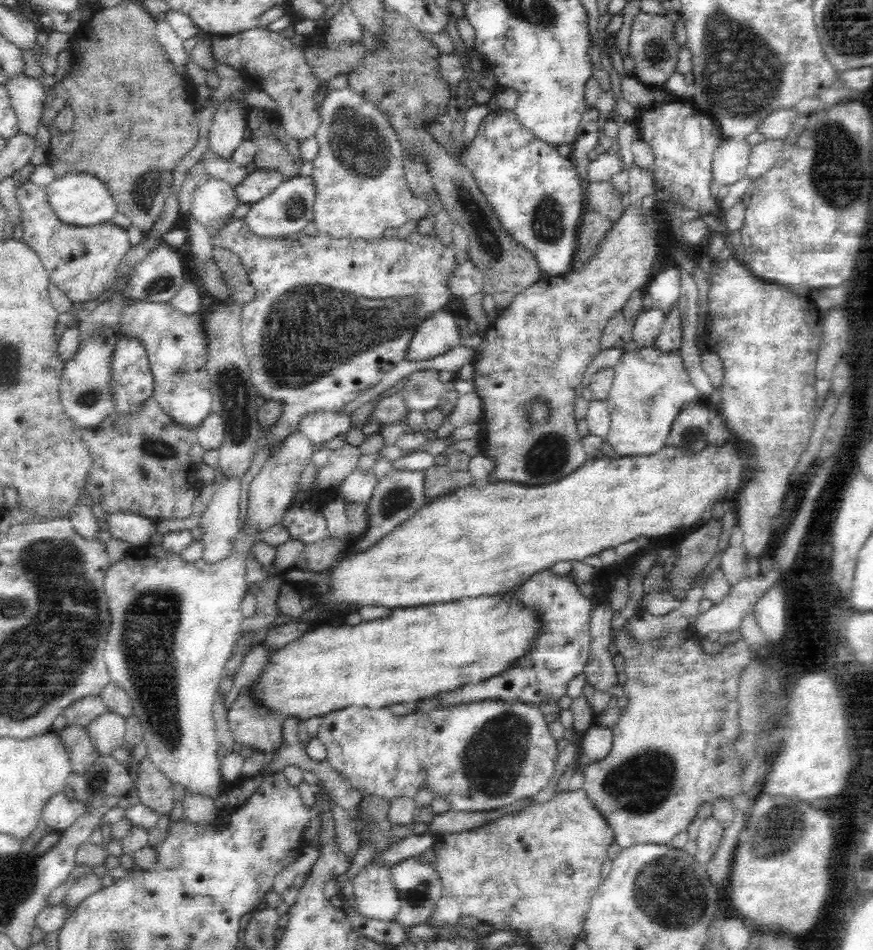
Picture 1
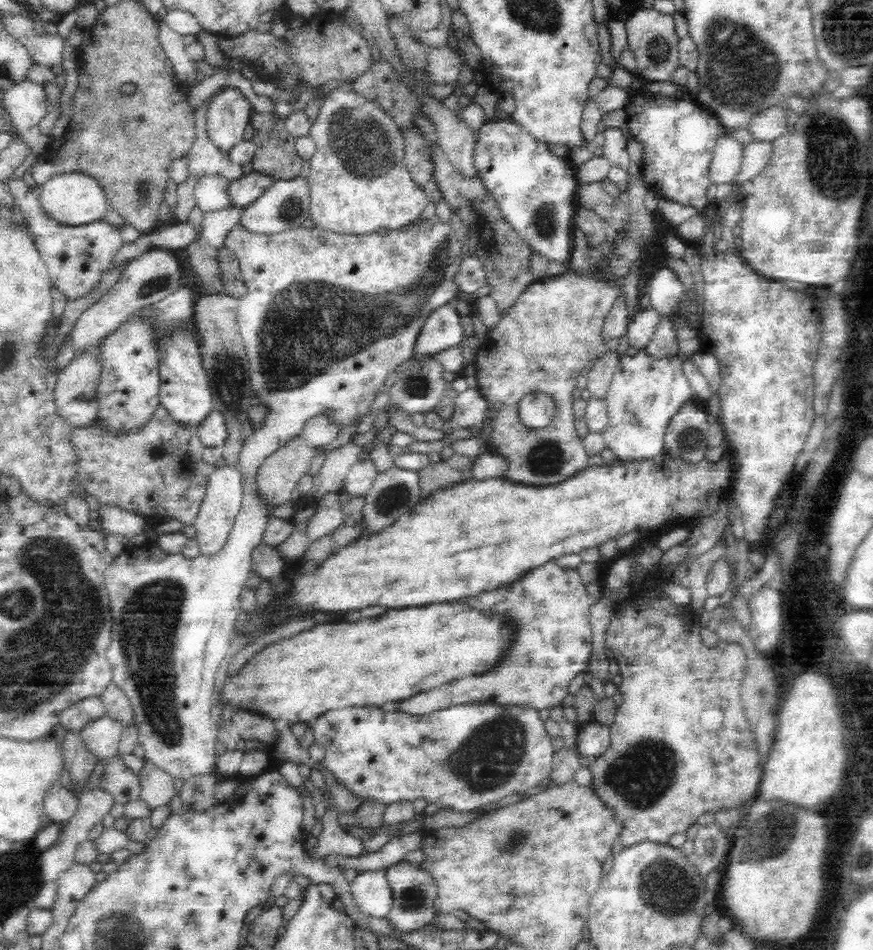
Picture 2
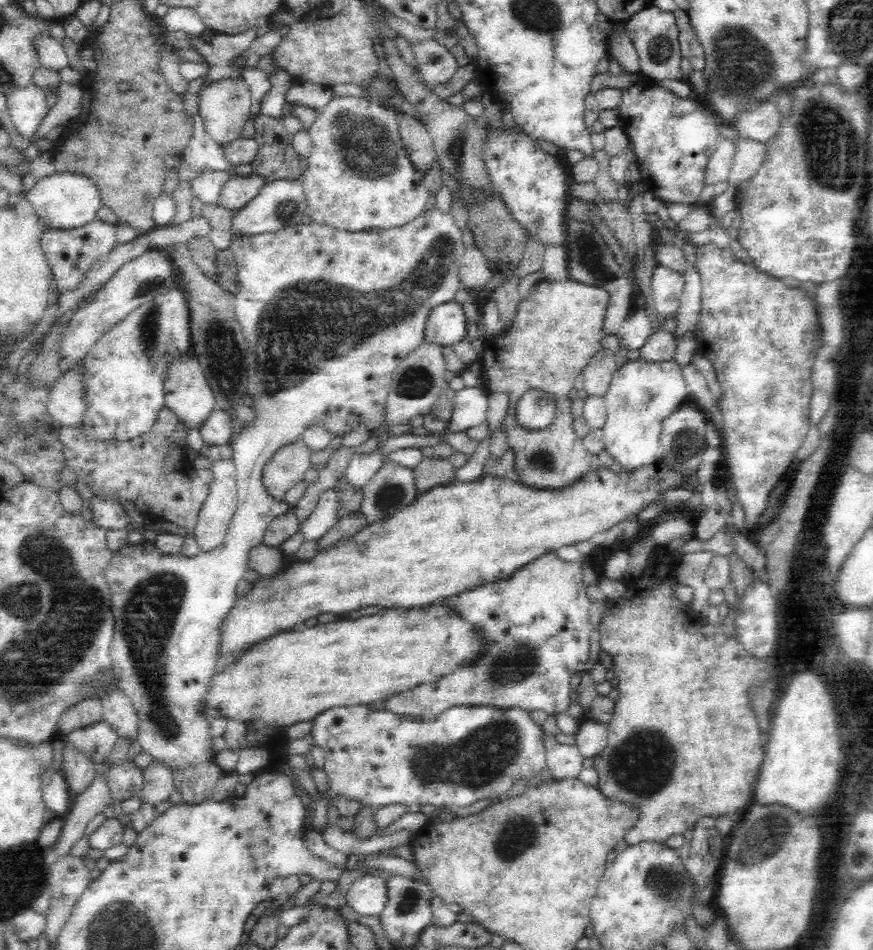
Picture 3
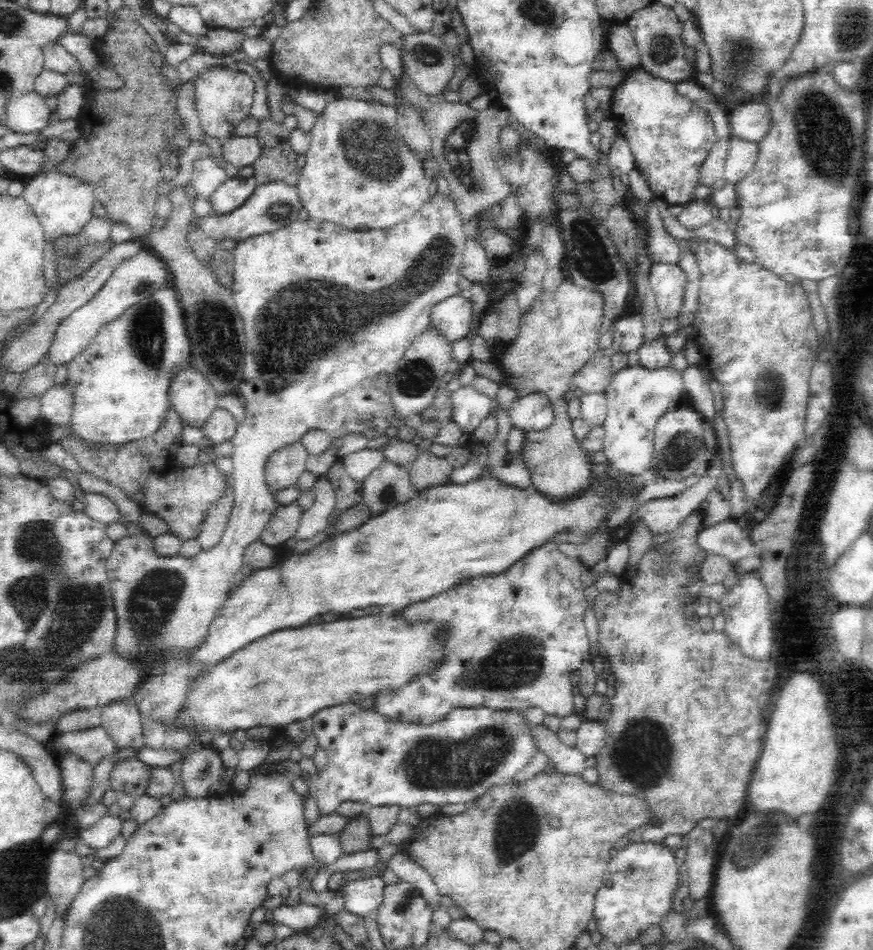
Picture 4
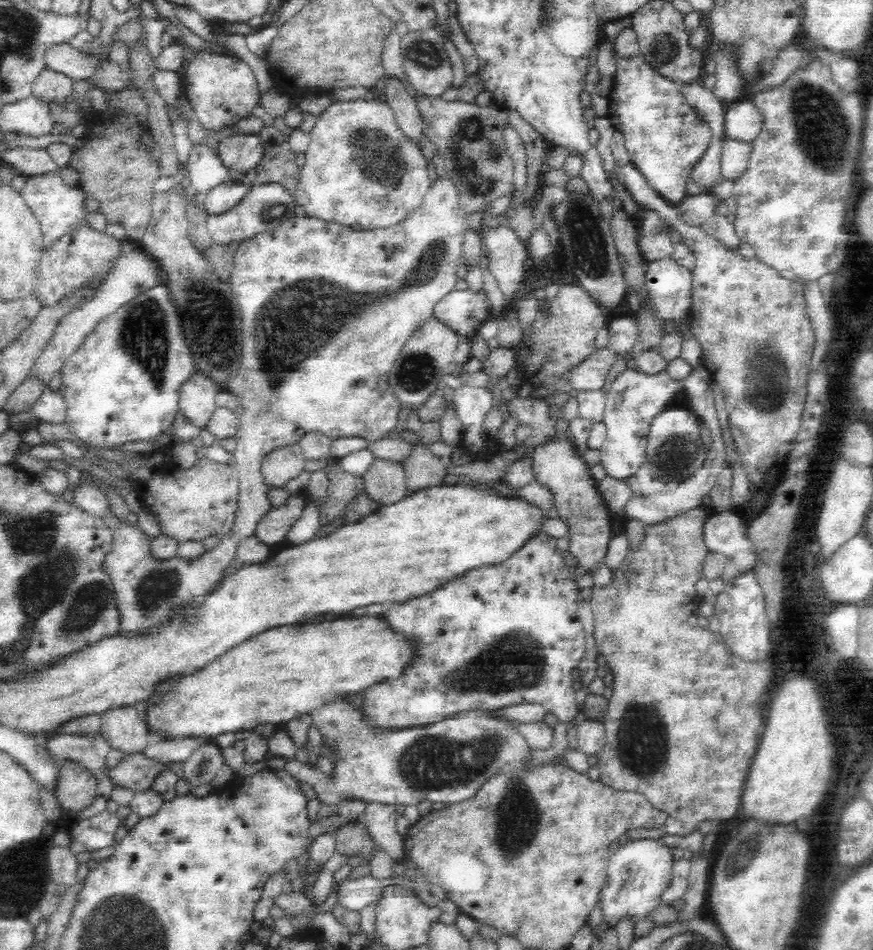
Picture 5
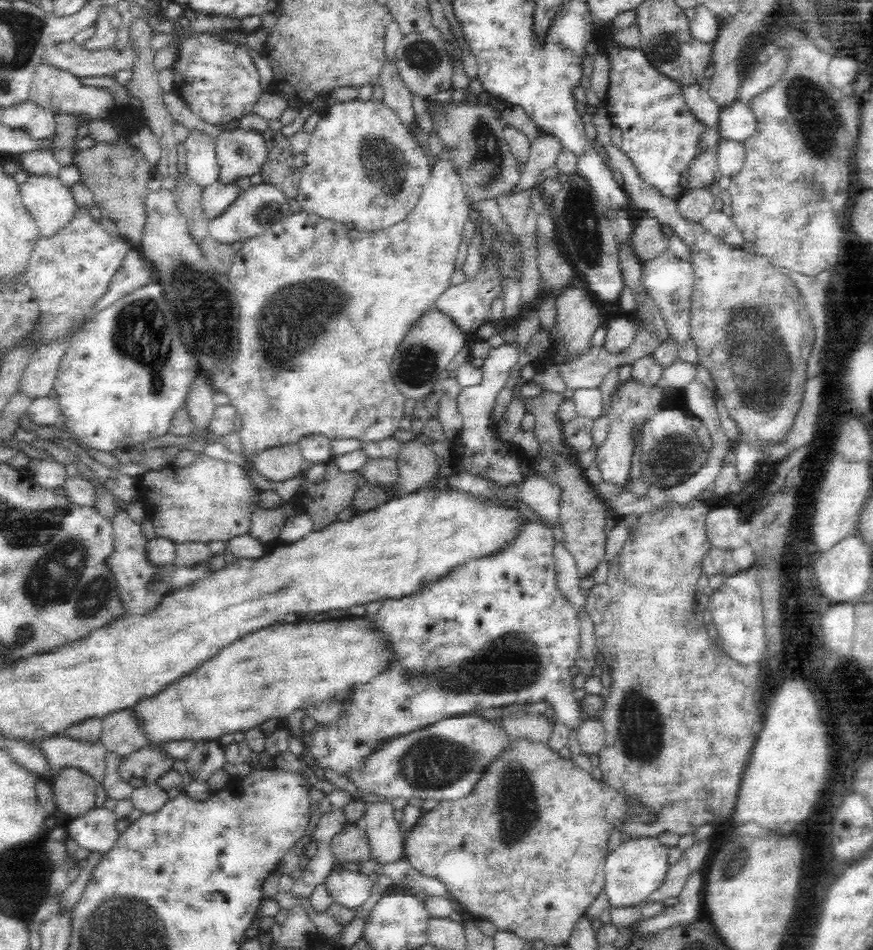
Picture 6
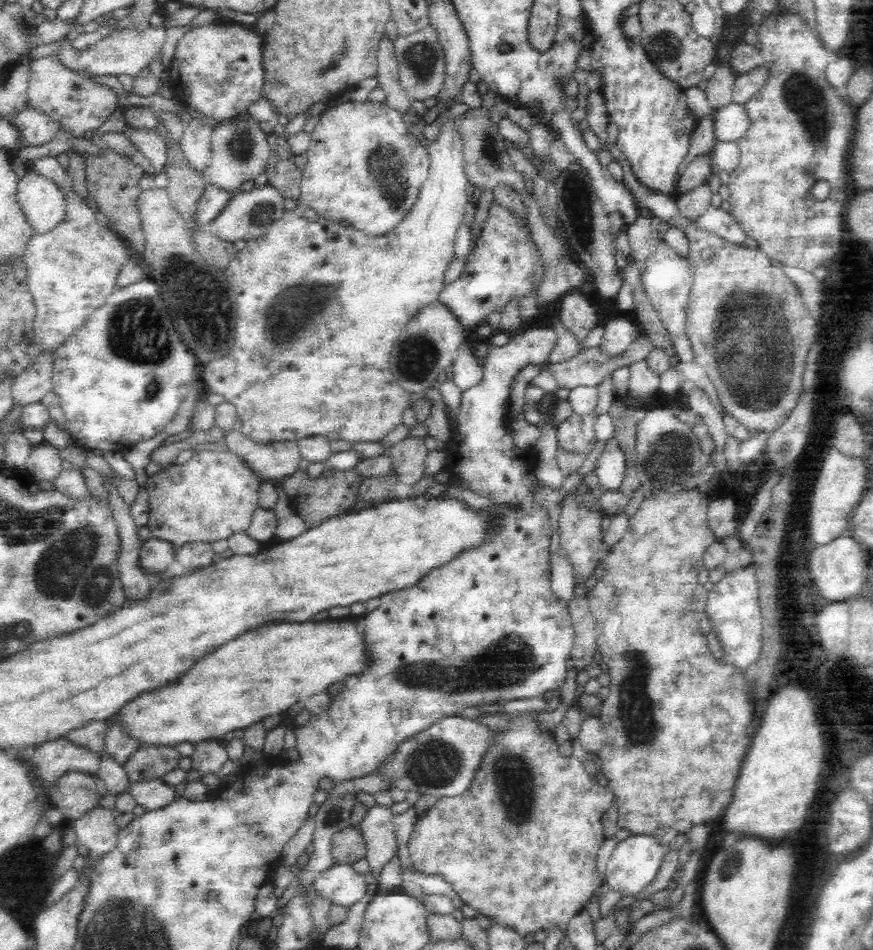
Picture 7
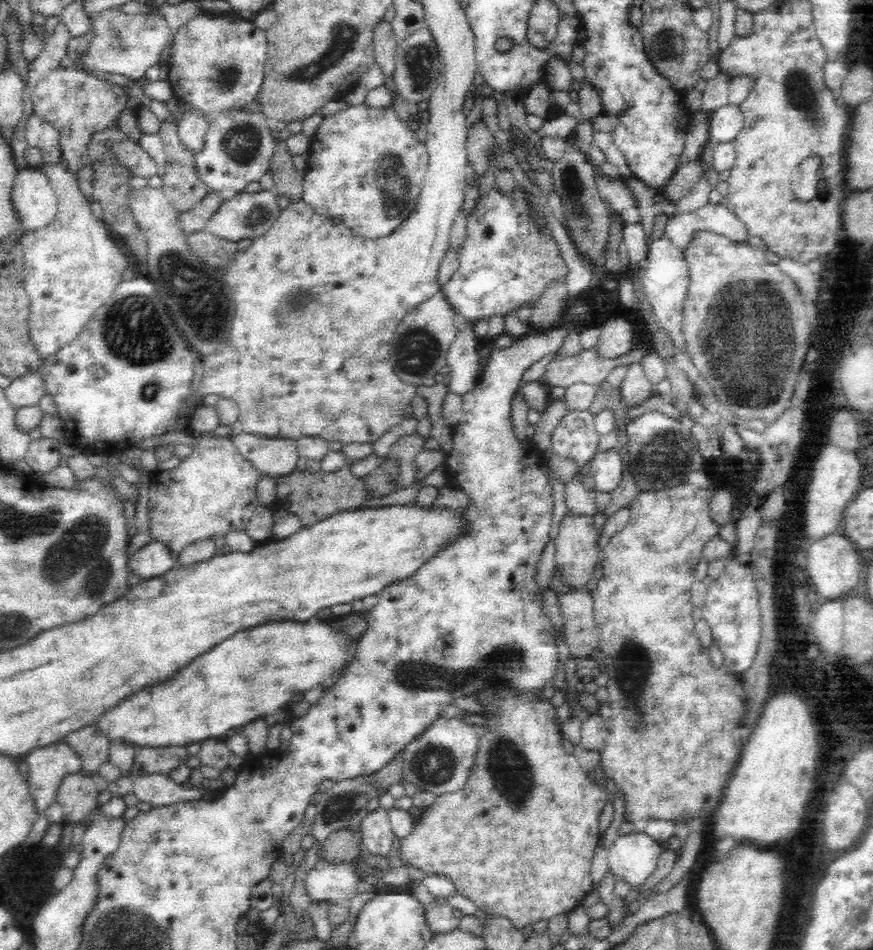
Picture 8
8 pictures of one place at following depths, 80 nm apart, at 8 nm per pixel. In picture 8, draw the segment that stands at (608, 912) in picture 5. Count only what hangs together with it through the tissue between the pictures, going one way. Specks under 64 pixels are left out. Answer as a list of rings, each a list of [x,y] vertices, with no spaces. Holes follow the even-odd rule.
[[[618,834],[608,848],[607,866],[617,880],[623,879],[631,885],[642,885],[654,874],[658,856],[665,846],[643,834]]]

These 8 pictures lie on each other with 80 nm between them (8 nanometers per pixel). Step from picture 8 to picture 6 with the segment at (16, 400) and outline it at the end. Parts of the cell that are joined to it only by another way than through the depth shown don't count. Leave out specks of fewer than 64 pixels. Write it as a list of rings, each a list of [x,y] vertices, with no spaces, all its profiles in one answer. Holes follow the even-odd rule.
[[[66,337],[64,342],[38,347],[38,350],[28,358],[25,368],[22,370],[18,386],[16,386],[16,396],[22,395],[32,401],[48,396],[56,378],[58,362],[60,362],[68,342],[68,337]]]

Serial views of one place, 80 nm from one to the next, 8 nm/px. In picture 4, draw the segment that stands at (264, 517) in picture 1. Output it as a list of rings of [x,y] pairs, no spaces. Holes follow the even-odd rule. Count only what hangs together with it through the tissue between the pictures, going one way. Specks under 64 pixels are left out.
[[[298,441],[276,450],[265,462],[265,481],[272,492],[292,487],[306,470],[307,454],[304,445]]]

